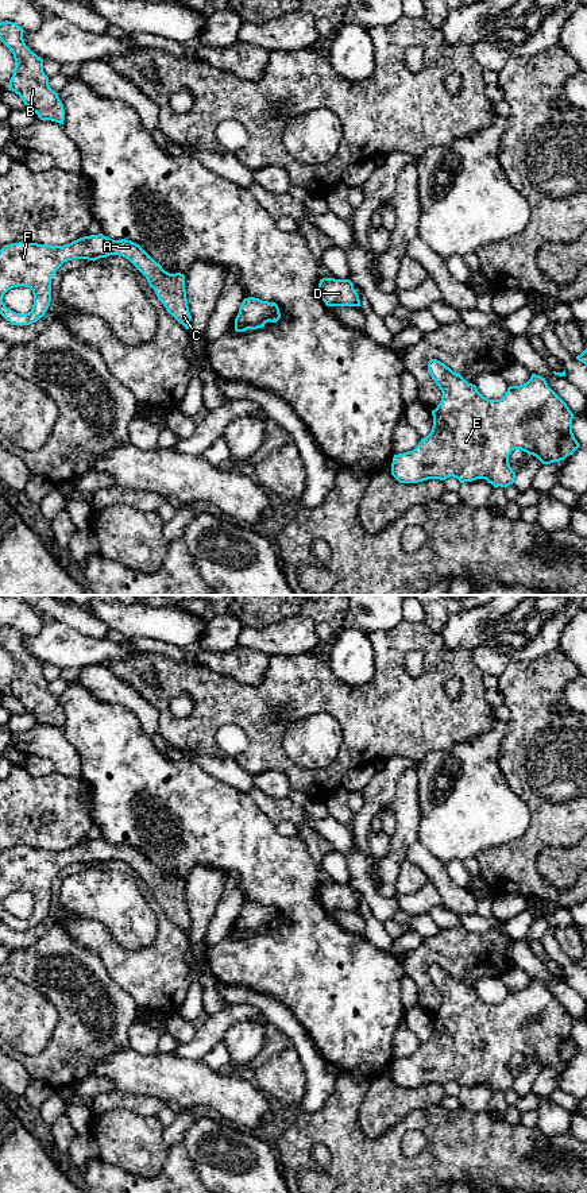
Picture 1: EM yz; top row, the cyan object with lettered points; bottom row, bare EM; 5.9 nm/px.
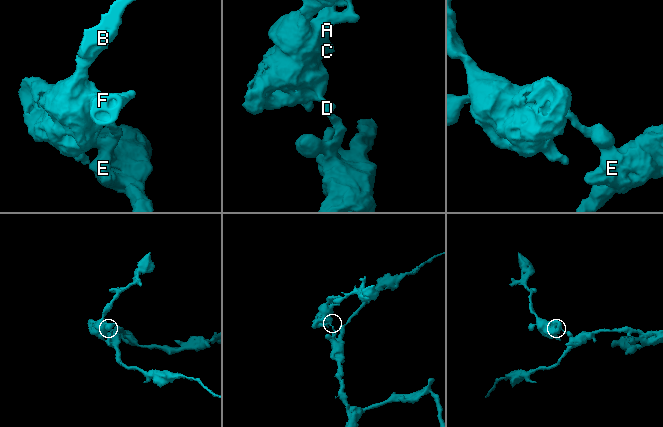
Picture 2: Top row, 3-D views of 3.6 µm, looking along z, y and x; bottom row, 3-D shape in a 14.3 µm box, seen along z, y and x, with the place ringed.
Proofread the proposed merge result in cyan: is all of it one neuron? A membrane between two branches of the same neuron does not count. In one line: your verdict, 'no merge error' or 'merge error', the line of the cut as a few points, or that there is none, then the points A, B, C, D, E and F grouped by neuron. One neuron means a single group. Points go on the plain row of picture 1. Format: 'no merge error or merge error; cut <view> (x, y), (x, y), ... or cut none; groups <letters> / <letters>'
merge error; cut yz (319, 891), (320, 899); groups A B C F / D E

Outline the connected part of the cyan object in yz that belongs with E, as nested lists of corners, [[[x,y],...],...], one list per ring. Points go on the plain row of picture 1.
[[[437,964],[428,966],[428,976],[443,1001],[432,1015],[430,1038],[413,1055],[394,1059],[391,1080],[399,1088],[453,1081],[460,1088],[486,1084],[494,1092],[506,1093],[515,1084],[509,1069],[509,1059],[514,1054],[536,1061],[542,1069],[551,1069],[564,1065],[580,1051],[572,1038],[574,1018],[540,980],[532,978],[526,988],[509,991],[501,1004],[488,1004],[475,989]]]

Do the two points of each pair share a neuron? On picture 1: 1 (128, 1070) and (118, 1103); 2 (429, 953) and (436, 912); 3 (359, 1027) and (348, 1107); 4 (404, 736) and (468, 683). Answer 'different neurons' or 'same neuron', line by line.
1: different neurons
2: different neurons
3: different neurons
4: same neuron

